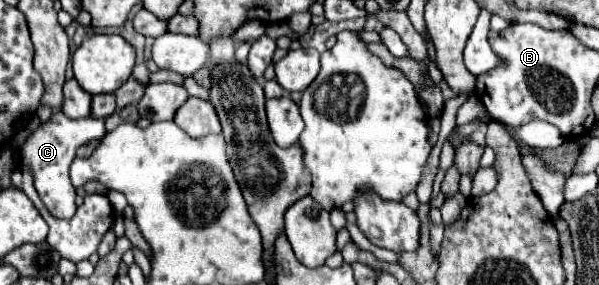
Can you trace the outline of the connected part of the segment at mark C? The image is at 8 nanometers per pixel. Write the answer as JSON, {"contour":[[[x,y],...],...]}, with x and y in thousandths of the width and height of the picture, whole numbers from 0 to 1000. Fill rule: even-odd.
{"contour":[[[90,393],[77,435],[67,435],[47,491],[33,519],[37,568],[50,582],[57,611],[57,653],[80,730],[80,744],[93,765],[120,765],[127,744],[127,660],[114,625],[114,589],[127,547],[127,526],[154,491],[174,484],[177,449],[170,414],[134,414],[117,421],[104,393]]]}

